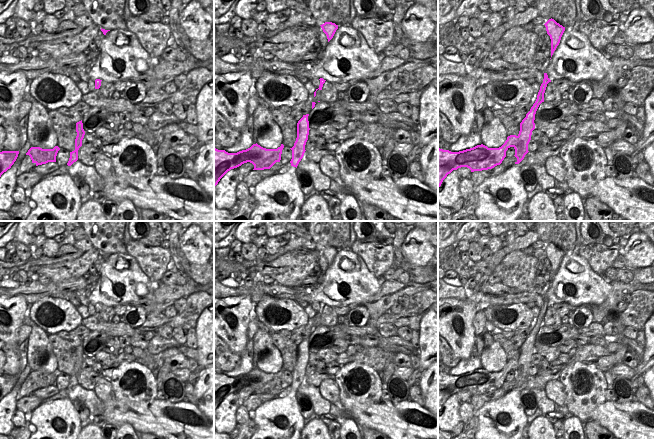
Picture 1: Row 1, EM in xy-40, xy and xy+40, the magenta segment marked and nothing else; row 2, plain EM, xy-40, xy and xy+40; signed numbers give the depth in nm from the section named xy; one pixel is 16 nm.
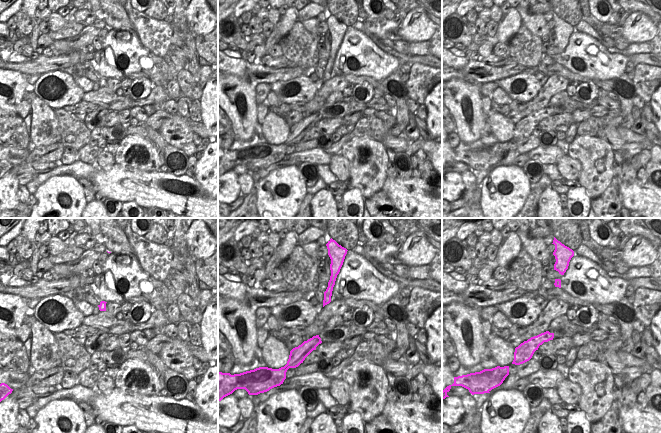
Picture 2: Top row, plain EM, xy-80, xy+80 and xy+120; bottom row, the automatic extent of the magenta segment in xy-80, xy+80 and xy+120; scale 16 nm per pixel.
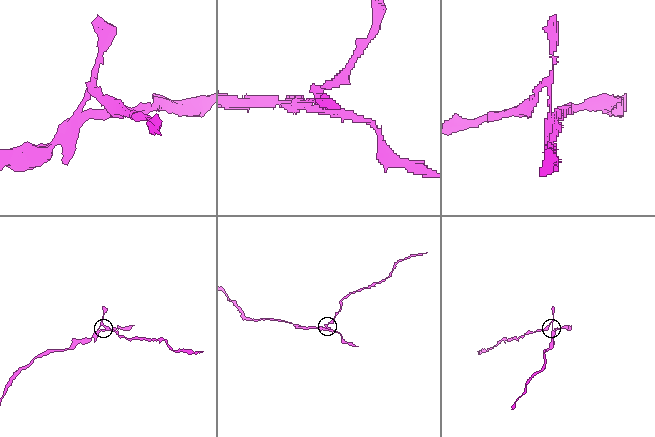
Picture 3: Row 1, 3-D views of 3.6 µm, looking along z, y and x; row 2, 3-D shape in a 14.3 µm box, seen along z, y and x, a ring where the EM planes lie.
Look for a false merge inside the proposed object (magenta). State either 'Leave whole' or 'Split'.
Split

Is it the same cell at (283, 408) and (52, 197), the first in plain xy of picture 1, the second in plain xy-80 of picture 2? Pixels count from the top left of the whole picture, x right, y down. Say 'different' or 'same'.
same

